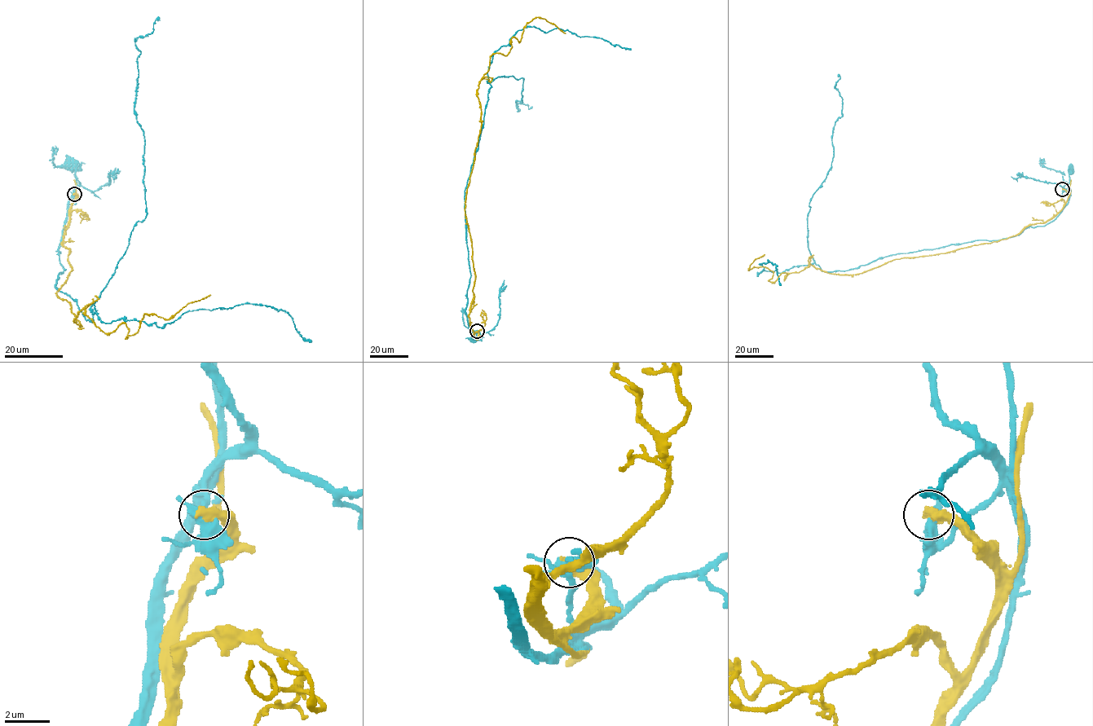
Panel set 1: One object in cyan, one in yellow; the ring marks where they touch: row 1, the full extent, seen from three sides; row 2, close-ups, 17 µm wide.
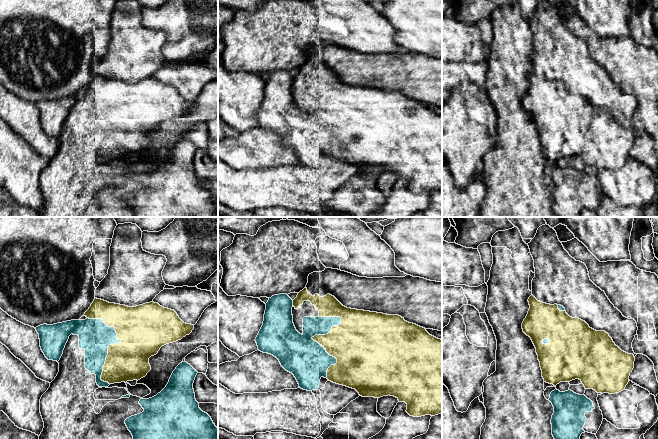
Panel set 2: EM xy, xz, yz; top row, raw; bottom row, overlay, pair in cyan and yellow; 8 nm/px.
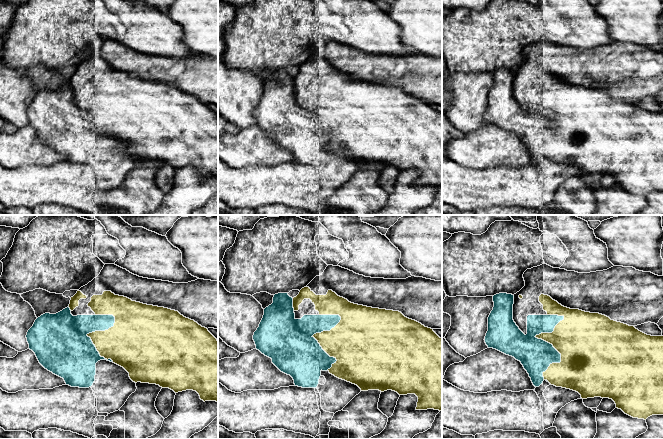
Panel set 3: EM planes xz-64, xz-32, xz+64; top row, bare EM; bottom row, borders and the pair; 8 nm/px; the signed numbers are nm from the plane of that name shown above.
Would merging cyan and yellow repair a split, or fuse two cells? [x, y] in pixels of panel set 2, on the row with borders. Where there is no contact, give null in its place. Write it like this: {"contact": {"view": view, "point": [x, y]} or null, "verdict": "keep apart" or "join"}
{"contact": {"view": "xz", "point": [315, 341]}, "verdict": "keep apart"}

